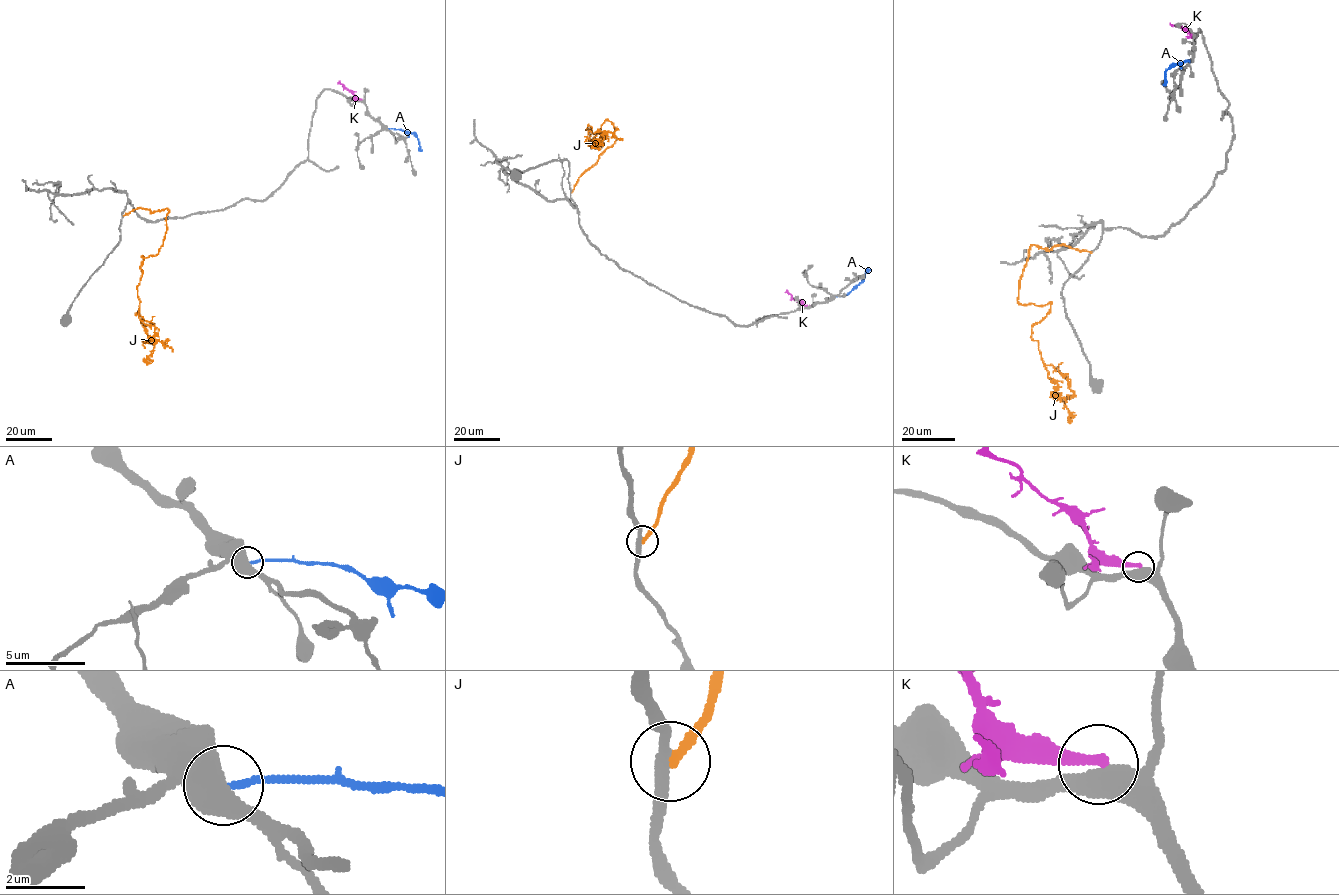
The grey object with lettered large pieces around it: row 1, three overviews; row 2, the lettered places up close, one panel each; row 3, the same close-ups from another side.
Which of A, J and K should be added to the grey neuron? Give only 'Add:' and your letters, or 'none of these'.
Add: none of these

